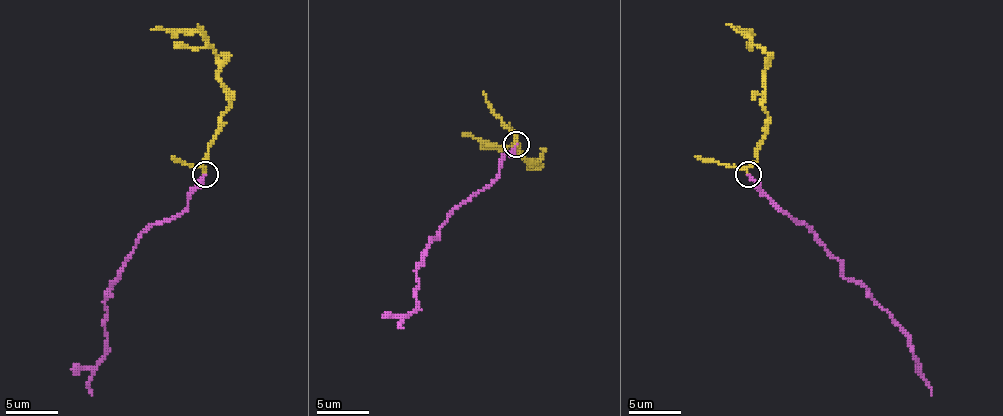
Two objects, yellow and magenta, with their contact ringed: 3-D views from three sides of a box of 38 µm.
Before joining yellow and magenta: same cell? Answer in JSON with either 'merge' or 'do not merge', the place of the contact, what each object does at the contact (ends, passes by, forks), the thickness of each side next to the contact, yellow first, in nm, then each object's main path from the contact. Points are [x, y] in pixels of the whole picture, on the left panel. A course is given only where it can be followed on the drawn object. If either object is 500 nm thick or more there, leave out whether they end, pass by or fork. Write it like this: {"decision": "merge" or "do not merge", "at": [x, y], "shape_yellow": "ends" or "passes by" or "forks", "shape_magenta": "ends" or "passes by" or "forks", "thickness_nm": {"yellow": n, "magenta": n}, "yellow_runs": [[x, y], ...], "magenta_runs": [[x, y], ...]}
{"decision": "merge", "at": [205, 174], "shape_yellow": "passes by", "shape_magenta": "ends", "thickness_nm": {"yellow": 170, "magenta": 160}, "yellow_runs": [[205, 175], [208, 143], [229, 105], [218, 58], [198, 32], [151, 29]], "magenta_runs": [[205, 175], [187, 206], [151, 224], [123, 263], [104, 299], [107, 351], [89, 382], [91, 395]]}

